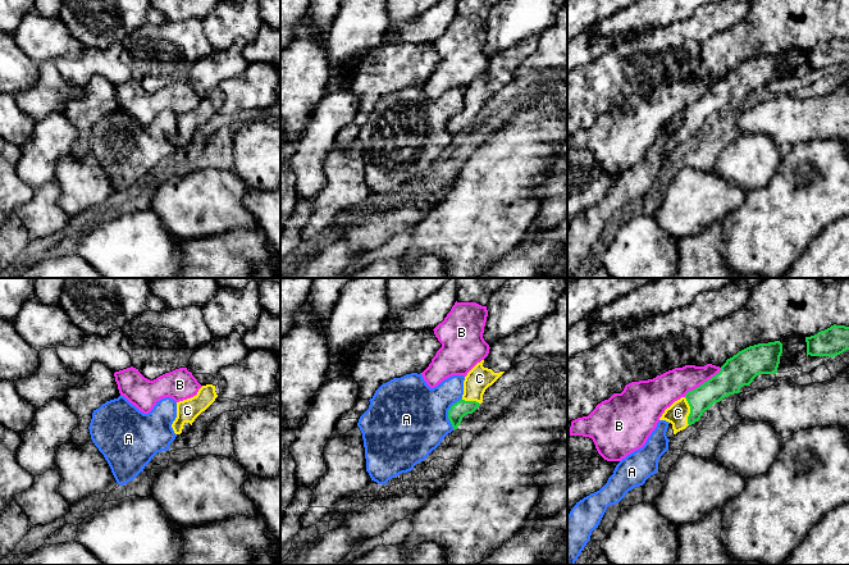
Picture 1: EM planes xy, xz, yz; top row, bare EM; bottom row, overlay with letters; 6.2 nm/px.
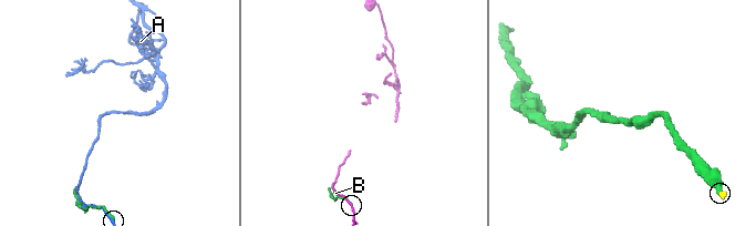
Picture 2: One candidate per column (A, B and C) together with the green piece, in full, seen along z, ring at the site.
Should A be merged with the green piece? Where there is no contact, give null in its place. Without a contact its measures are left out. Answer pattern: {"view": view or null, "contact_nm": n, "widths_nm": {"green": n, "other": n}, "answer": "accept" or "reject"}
{"view": "xz", "contact_nm": 200, "widths_nm": {"green": 100, "other": 480}, "answer": "reject"}

